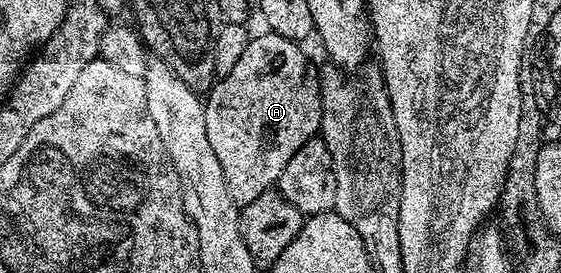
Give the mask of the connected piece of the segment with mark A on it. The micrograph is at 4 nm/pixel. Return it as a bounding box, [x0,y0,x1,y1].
[205,33,323,208]

